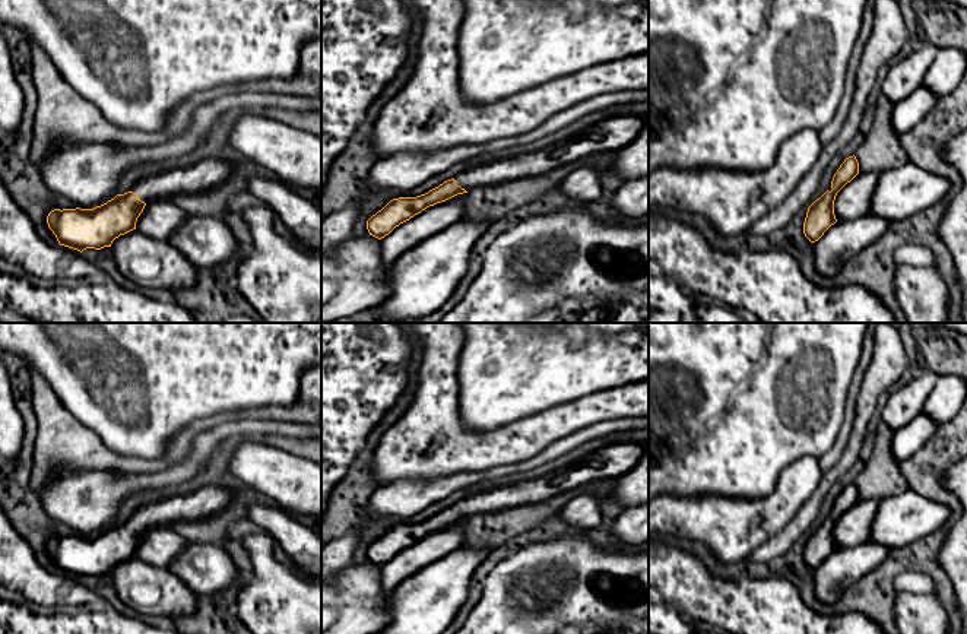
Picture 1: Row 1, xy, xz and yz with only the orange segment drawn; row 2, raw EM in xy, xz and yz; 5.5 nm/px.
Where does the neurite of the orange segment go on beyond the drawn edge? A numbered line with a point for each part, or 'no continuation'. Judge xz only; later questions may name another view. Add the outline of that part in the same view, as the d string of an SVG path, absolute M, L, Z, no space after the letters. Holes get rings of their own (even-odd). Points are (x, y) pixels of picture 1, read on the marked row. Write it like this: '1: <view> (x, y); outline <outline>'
1: xz (612, 133); outline M640 114L600 120L561 143L463 171L454 181L469 193L478 187L545 174L587 155L624 148L637 137L644 124L646 120Z

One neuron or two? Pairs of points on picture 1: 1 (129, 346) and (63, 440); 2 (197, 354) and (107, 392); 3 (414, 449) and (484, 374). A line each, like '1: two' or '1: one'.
1: two
2: one
3: two

